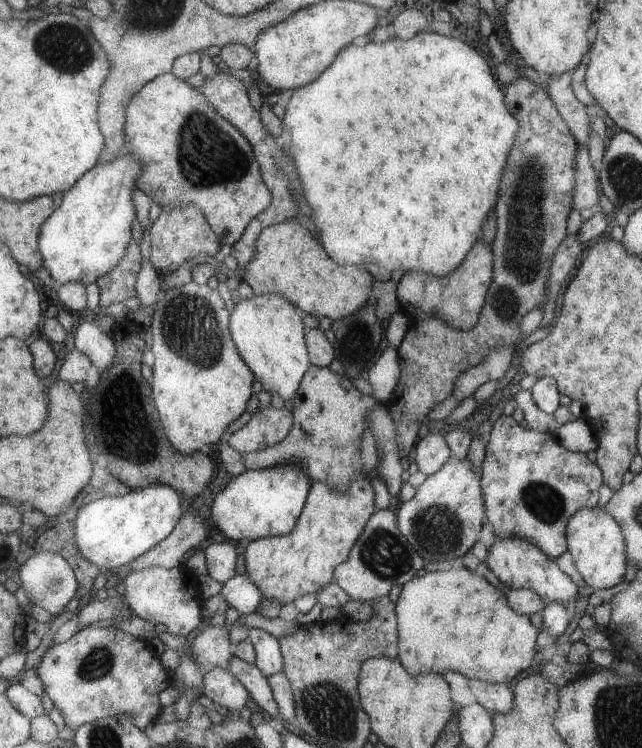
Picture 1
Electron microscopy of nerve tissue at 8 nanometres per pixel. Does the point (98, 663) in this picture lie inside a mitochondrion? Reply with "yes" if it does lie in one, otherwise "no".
yes

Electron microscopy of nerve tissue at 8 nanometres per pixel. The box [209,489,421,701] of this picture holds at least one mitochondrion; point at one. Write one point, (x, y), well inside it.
(383, 554)

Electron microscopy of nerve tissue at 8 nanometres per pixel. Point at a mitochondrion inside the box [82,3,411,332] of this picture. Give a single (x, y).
(207, 156)

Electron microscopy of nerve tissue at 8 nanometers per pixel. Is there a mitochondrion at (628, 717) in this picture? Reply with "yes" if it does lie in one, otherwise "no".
yes

